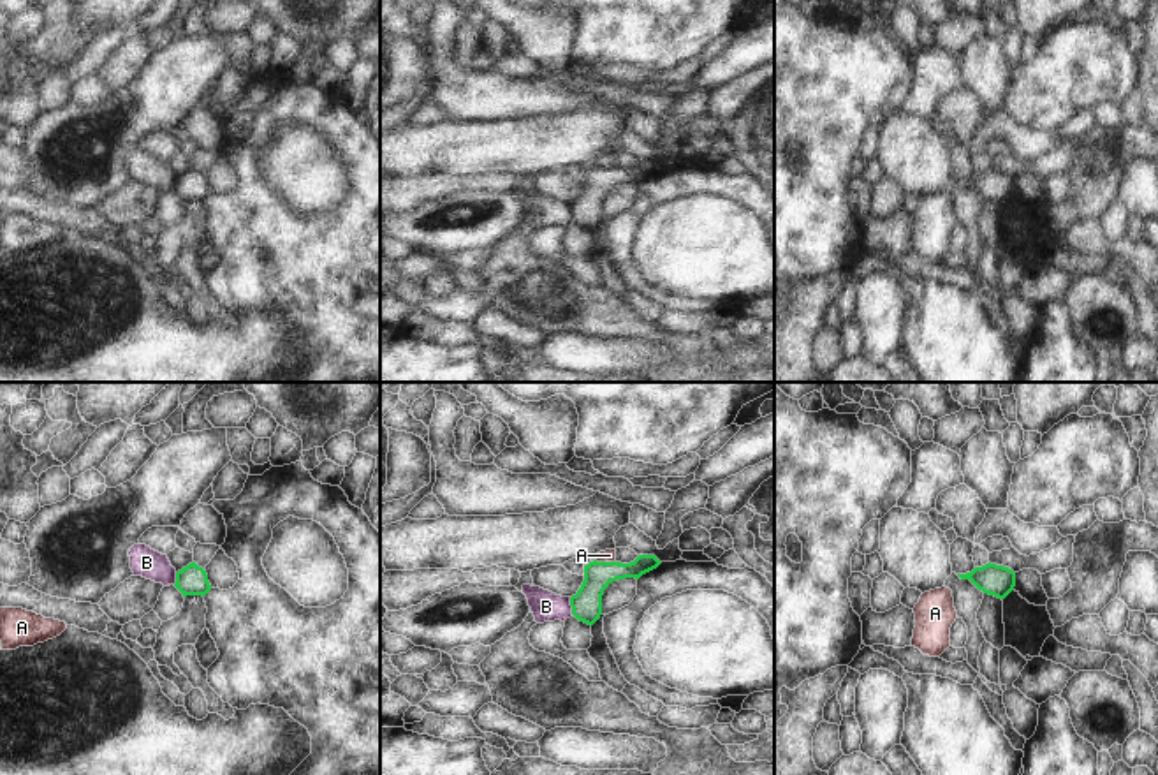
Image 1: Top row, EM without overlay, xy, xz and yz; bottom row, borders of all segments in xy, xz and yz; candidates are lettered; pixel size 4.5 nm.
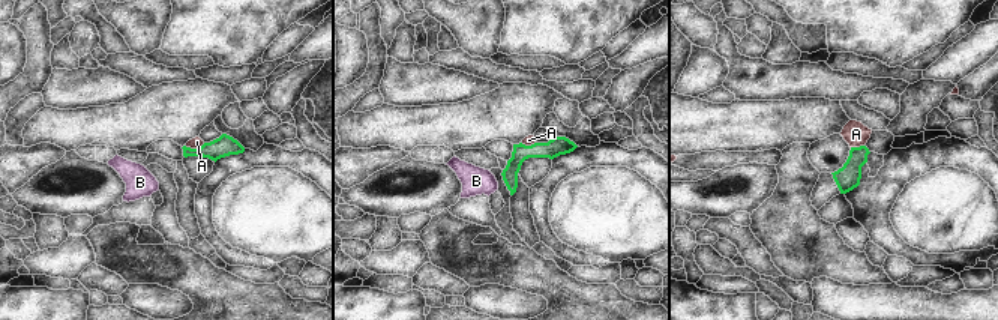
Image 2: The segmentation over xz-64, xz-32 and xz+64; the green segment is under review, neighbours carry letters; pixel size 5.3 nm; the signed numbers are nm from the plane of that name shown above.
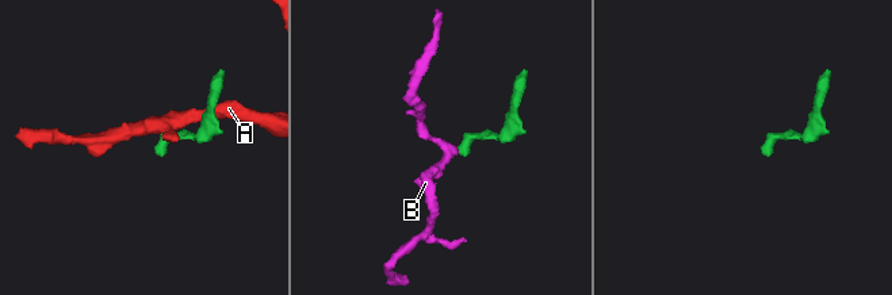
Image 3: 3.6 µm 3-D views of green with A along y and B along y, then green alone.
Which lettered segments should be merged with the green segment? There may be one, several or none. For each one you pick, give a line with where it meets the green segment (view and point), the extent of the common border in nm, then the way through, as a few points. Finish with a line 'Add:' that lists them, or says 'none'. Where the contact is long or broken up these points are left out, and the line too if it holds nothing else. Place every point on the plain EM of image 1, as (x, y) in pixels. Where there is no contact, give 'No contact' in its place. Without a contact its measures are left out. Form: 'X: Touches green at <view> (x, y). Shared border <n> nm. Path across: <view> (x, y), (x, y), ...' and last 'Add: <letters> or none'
Add: none.

